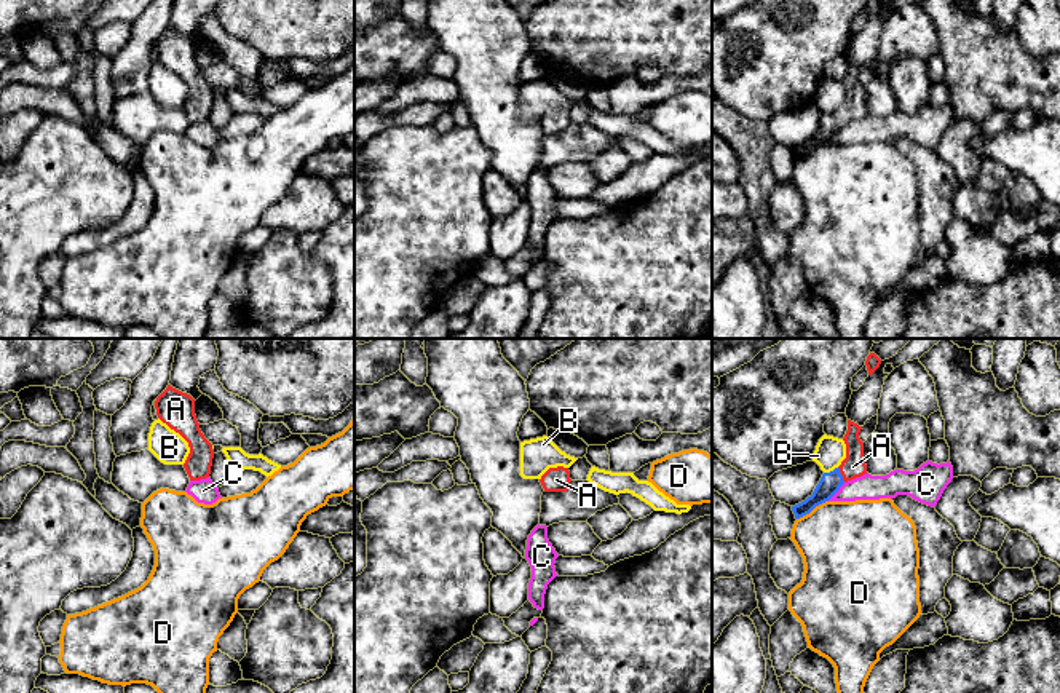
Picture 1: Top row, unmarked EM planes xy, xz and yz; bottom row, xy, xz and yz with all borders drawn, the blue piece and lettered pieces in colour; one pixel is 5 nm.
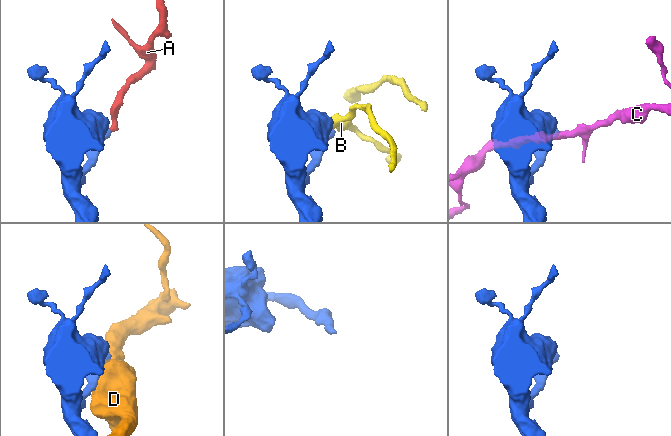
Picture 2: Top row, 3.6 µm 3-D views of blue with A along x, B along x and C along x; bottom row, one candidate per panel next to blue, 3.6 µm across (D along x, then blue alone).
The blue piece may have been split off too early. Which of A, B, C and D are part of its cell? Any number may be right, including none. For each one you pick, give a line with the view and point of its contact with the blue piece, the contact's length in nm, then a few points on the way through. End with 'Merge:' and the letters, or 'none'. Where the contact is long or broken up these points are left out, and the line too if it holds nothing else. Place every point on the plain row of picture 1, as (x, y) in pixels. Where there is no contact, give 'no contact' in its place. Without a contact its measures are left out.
A: meets blue in yz at (840, 117); contact 90 nm long; runs through yz (830, 125), (840, 117), (853, 109)
Merge: A

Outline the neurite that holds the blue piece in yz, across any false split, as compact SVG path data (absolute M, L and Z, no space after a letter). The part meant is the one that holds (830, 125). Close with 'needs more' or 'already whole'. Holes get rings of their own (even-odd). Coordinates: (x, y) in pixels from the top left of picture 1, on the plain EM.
M848 62L848 73L843 80L846 86L846 101L833 113L822 117L811 139L792 148L795 161L809 156L816 148L829 144L844 125L867 117L864 85L859 80L860 72L862 69Z | needs more

